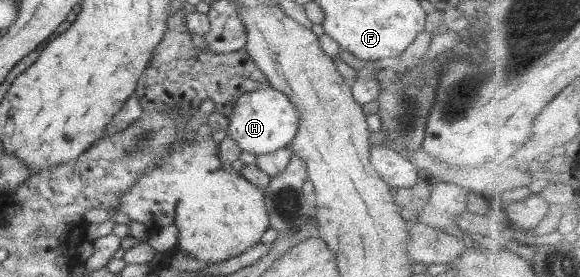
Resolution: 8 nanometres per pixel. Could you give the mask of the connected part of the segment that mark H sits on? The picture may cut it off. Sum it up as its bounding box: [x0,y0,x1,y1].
[227,86,298,156]

